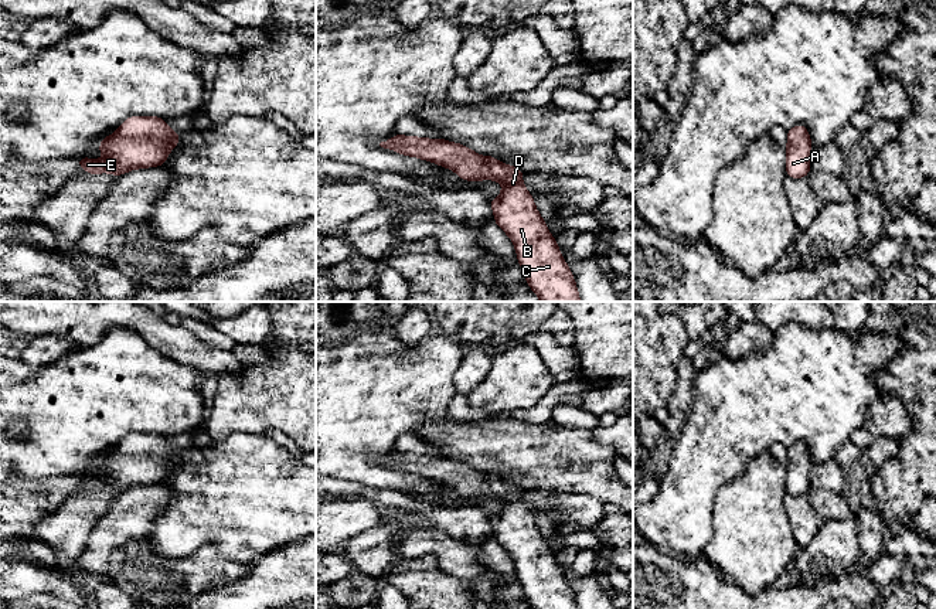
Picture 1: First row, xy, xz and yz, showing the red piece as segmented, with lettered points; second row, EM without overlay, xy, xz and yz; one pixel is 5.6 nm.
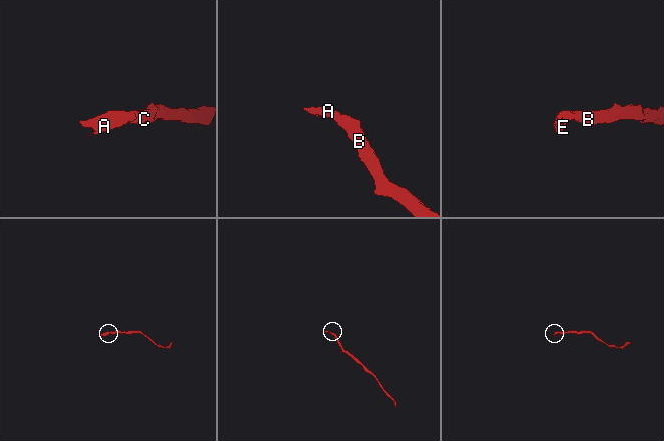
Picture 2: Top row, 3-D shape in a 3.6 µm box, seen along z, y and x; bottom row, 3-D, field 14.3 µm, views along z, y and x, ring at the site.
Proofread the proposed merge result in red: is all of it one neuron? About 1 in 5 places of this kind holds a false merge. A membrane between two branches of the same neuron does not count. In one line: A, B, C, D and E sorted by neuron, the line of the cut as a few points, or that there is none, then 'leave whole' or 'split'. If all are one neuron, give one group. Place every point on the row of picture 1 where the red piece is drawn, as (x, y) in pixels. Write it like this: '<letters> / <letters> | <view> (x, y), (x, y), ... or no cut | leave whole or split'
A B C D E | no cut | leave whole

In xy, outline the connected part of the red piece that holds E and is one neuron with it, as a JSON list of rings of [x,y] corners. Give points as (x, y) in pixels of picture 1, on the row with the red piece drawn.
[[[129,116],[115,133],[101,140],[96,152],[106,157],[78,157],[79,169],[88,174],[110,173],[119,177],[130,170],[163,166],[170,150],[178,144],[180,135],[169,127],[164,118]]]

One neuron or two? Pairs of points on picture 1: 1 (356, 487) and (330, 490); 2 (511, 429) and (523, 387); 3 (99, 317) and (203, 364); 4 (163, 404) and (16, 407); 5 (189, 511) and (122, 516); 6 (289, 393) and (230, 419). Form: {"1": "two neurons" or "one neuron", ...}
{"1": "one neuron", "2": "two neurons", "3": "one neuron", "4": "one neuron", "5": "two neurons", "6": "one neuron"}

